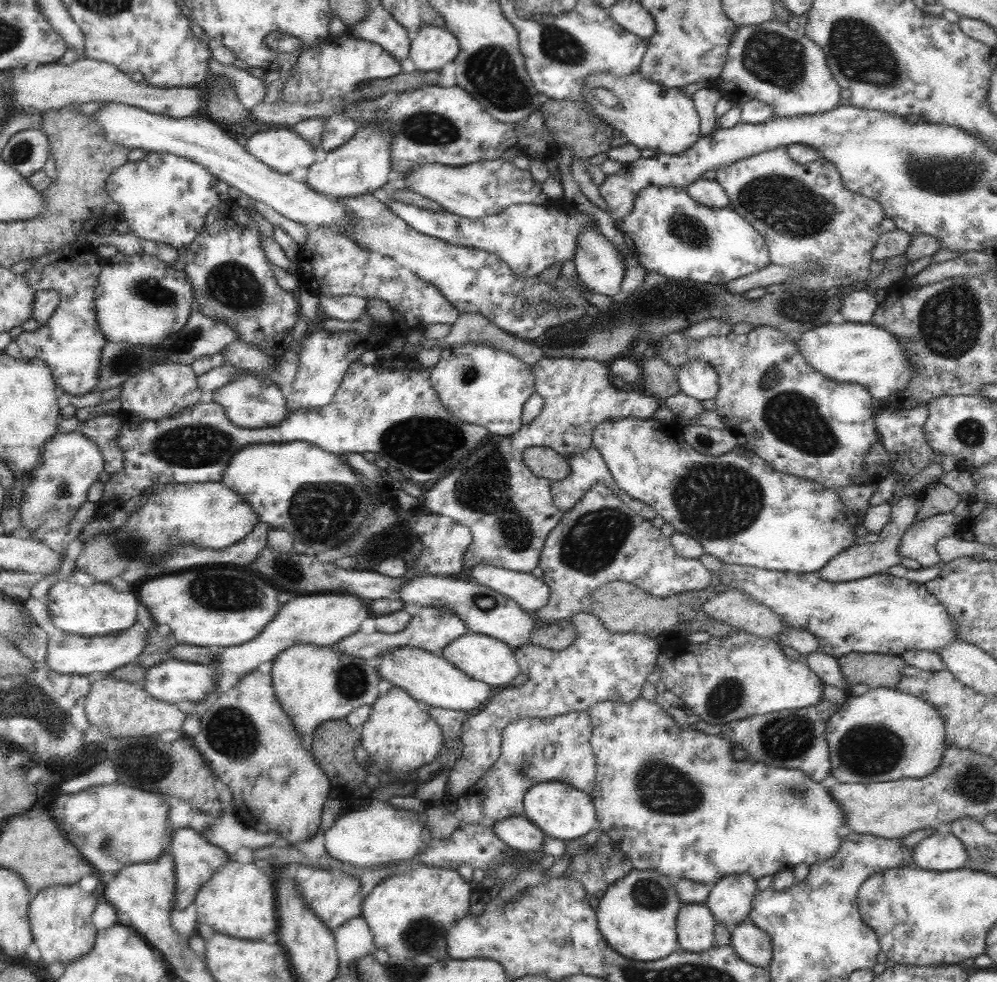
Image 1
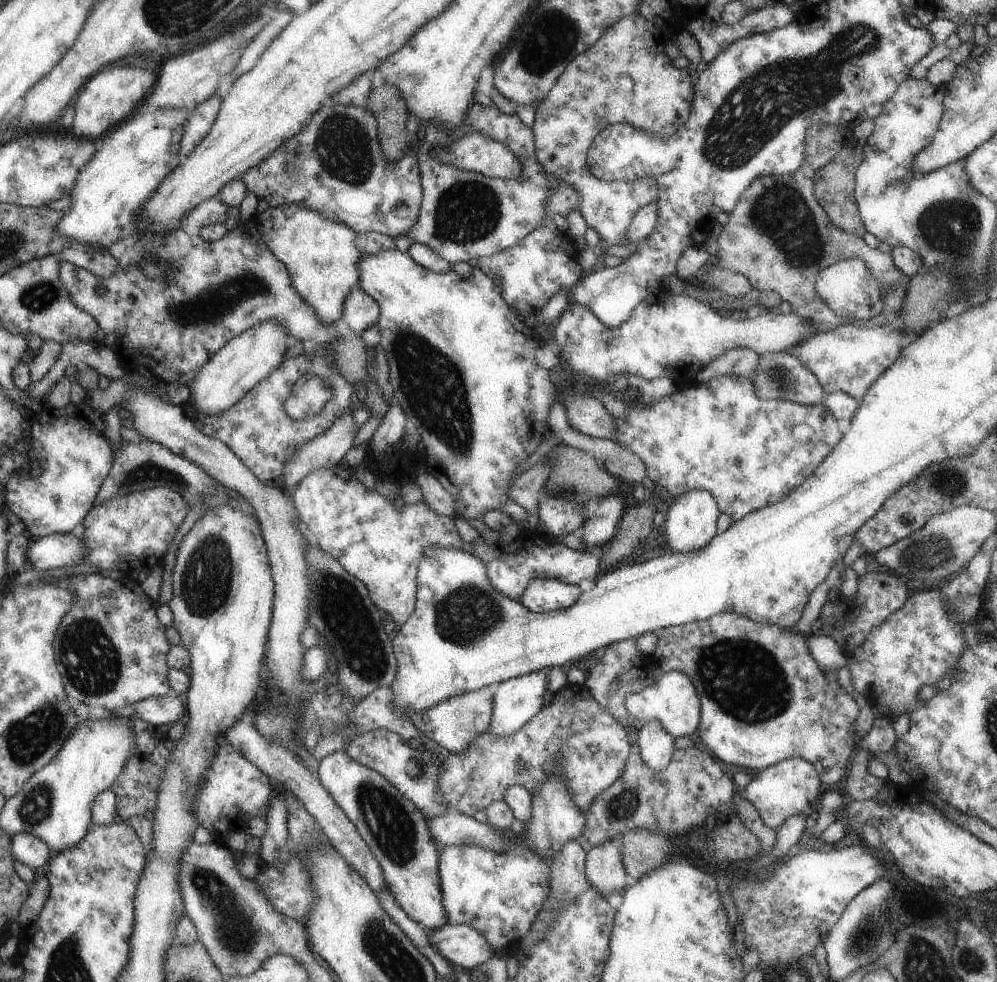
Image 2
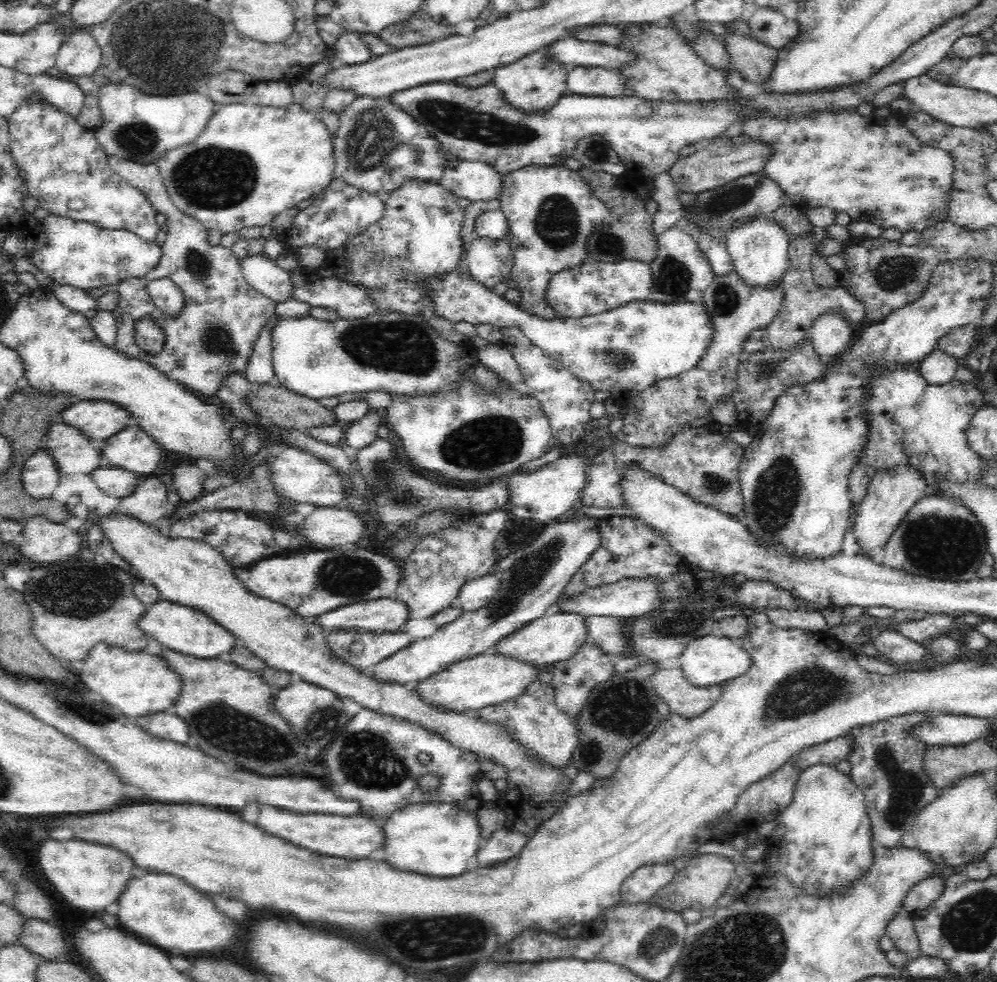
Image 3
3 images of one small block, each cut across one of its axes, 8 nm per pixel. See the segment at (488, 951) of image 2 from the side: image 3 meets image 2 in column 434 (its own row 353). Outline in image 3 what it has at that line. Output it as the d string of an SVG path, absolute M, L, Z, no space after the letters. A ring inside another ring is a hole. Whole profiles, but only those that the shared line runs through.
M934 350L920 362L922 378L934 386L944 386L946 382L952 382L956 368L958 368L956 358L942 350Z

